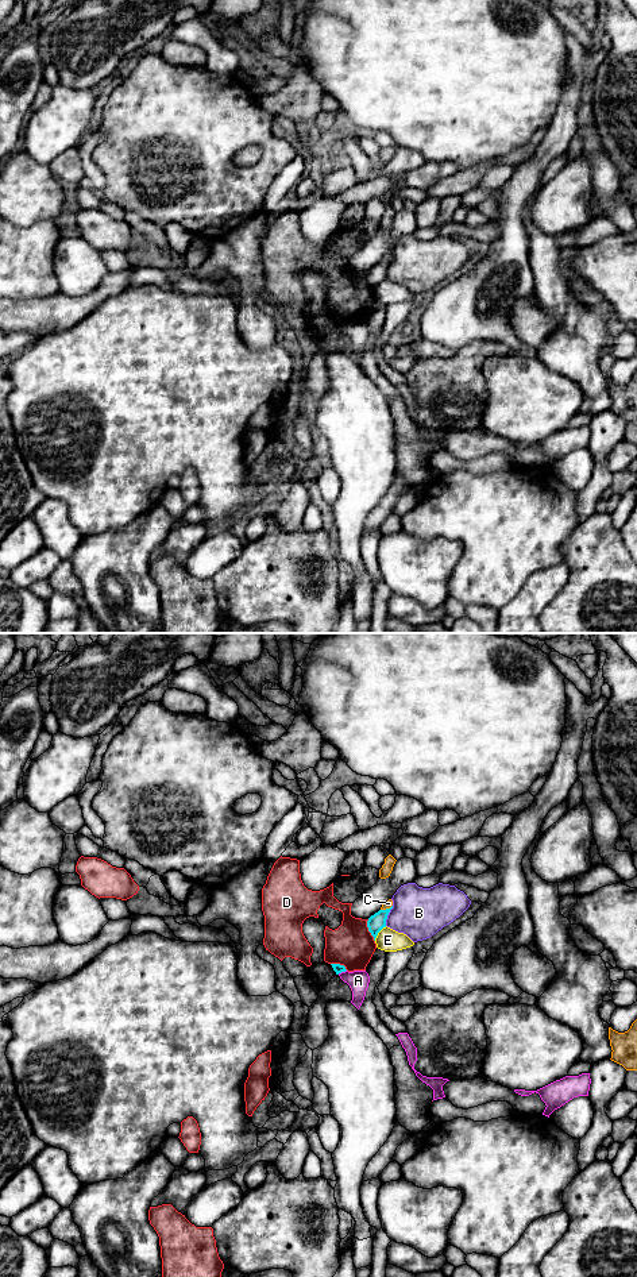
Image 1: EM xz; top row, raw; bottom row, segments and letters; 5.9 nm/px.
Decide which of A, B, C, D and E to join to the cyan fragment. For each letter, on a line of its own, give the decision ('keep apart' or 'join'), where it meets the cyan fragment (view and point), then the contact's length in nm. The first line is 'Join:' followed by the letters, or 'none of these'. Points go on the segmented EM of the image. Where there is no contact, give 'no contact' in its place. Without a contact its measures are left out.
Join: none of these
A: keep apart; contact xz (342, 971); length 60 nm
B: keep apart; contact xz (388, 914); length 130 nm
C: keep apart; contact xz (386, 909); length 80 nm
D: keep apart; contact xz (369, 930); length 140 nm
E: keep apart; contact xz (378, 932); length 120 nm

